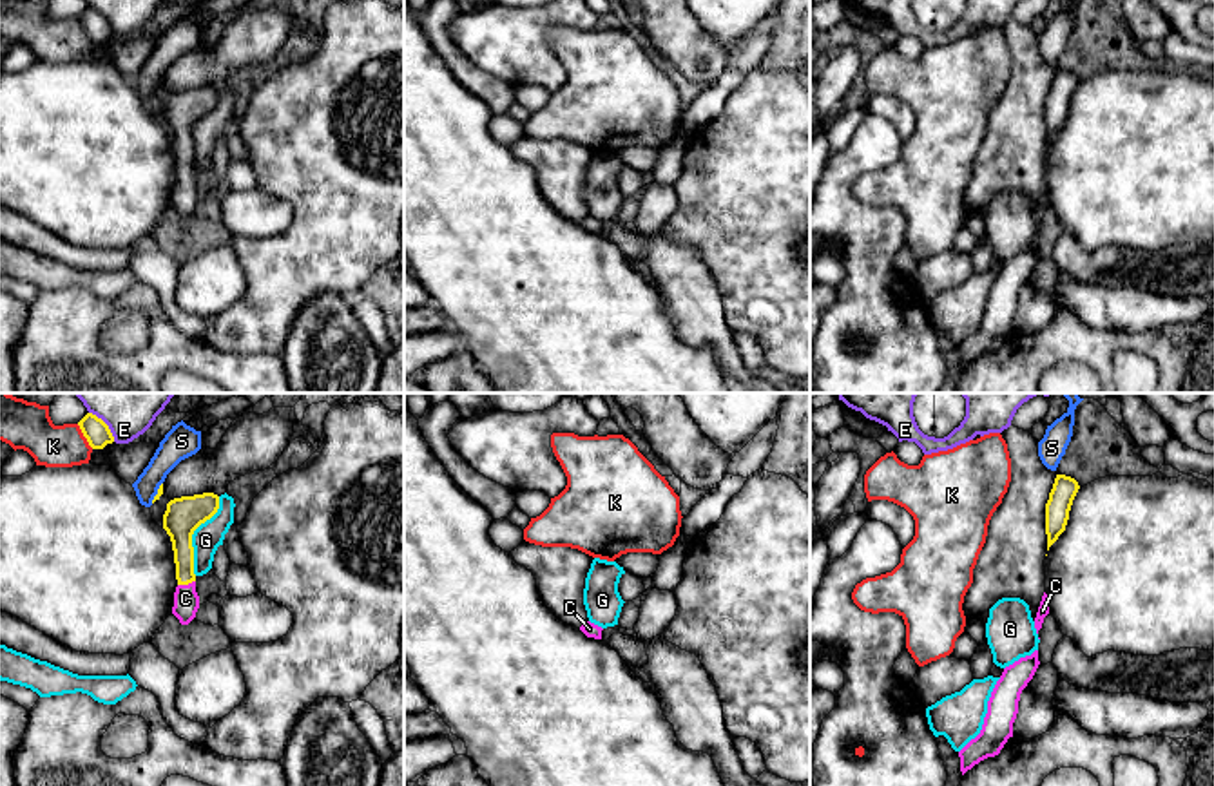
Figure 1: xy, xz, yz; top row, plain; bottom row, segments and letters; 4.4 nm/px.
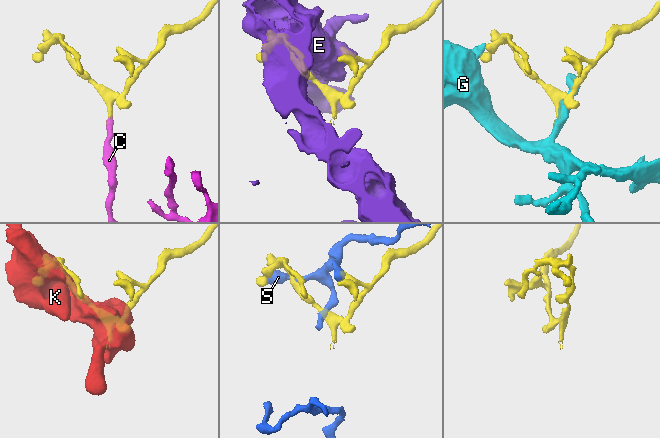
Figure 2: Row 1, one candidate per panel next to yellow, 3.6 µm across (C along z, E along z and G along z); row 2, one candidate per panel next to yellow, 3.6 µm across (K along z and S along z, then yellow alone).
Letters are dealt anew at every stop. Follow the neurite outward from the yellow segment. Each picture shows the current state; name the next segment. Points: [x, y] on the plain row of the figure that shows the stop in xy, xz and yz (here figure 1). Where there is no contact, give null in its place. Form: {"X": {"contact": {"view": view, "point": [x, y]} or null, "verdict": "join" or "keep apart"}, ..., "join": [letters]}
{"C": {"contact": {"view": "xy", "point": [185, 178]}, "verdict": "join"}, "E": {"contact": {"view": "xy", "point": [105, 19]}, "verdict": "keep apart"}, "G": {"contact": {"view": "xy", "point": [192, 127]}, "verdict": "keep apart"}, "K": {"contact": {"view": "xy", "point": [84, 29]}, "verdict": "keep apart"}, "S": {"contact": {"view": "xy", "point": [158, 87]}, "verdict": "keep apart"}, "join": ["C"]}

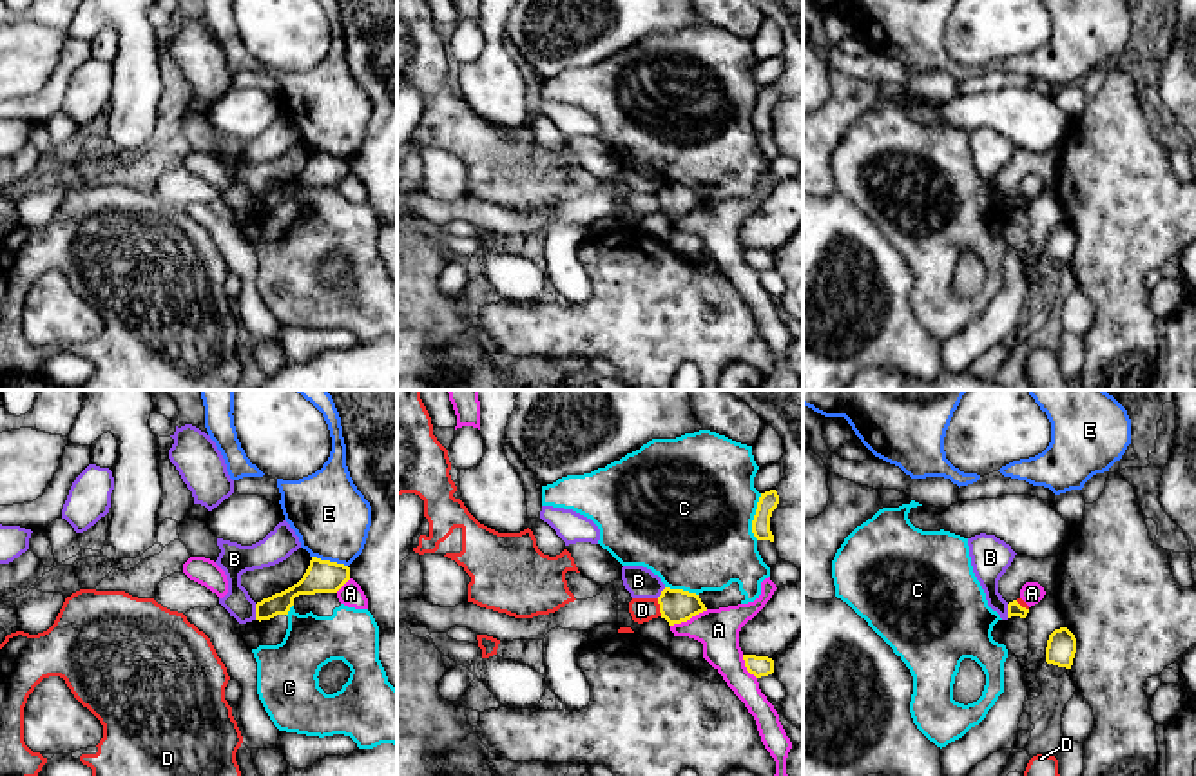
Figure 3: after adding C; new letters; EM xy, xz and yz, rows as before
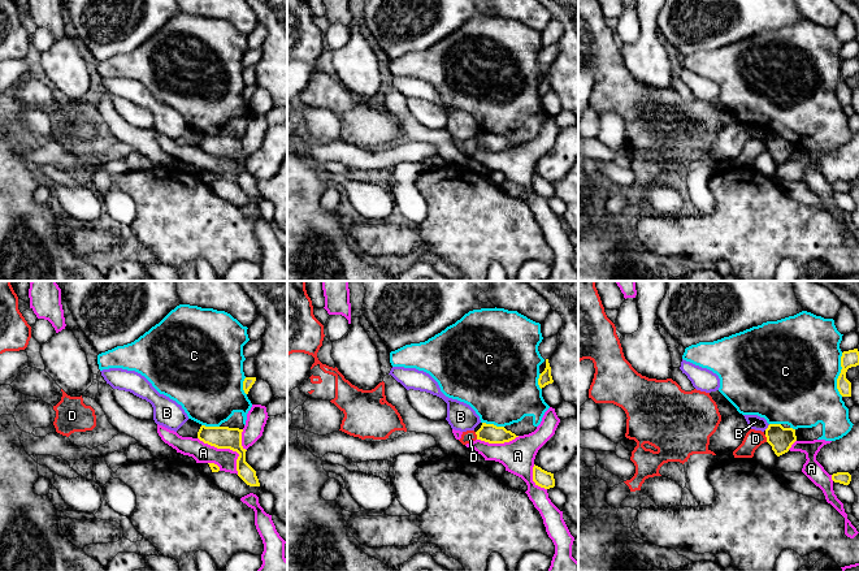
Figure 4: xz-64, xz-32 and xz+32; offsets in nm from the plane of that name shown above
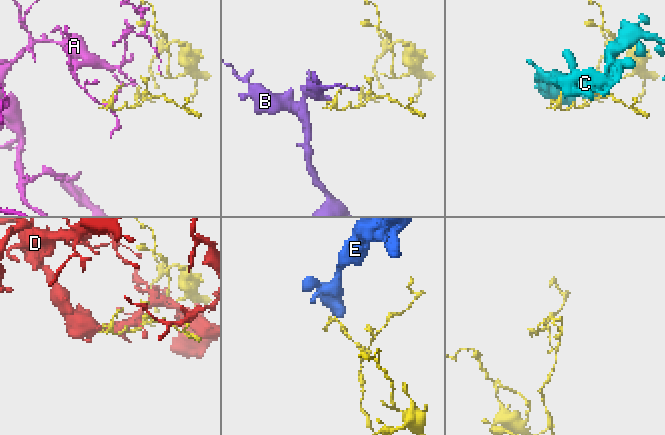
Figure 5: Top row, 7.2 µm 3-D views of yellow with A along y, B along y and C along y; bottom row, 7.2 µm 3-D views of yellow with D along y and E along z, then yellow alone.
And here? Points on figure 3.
{"A": {"contact": {"view": "xz", "point": [689, 213]}, "verdict": "keep apart"}, "B": {"contact": {"view": "xy", "point": [256, 205]}, "verdict": "keep apart"}, "C": {"contact": {"view": "xz", "point": [754, 111]}, "verdict": "keep apart"}, "D": {"contact": {"view": "xz", "point": [660, 202]}, "verdict": "keep apart"}, "E": {"contact": {"view": "xy", "point": [328, 155]}, "verdict": "keep apart"}, "join": []}

